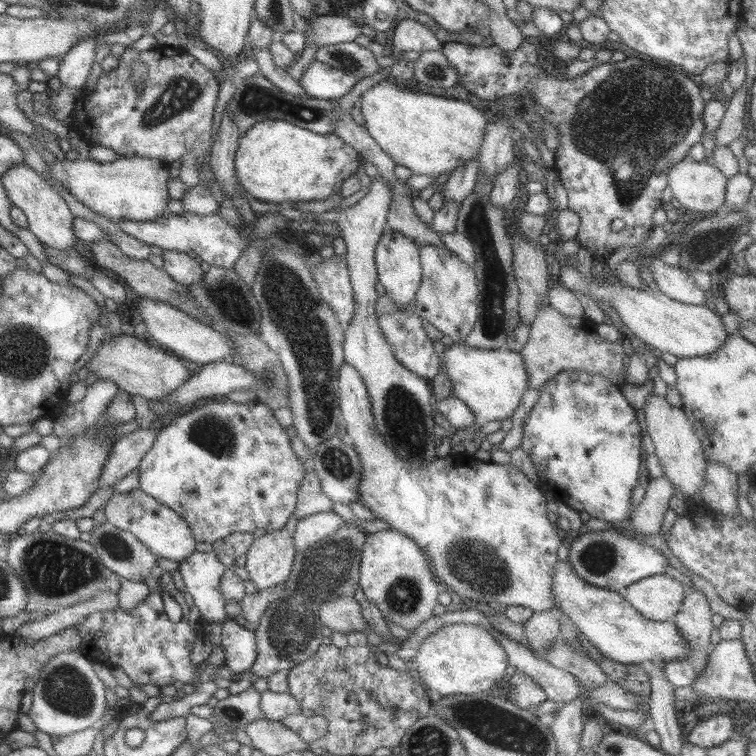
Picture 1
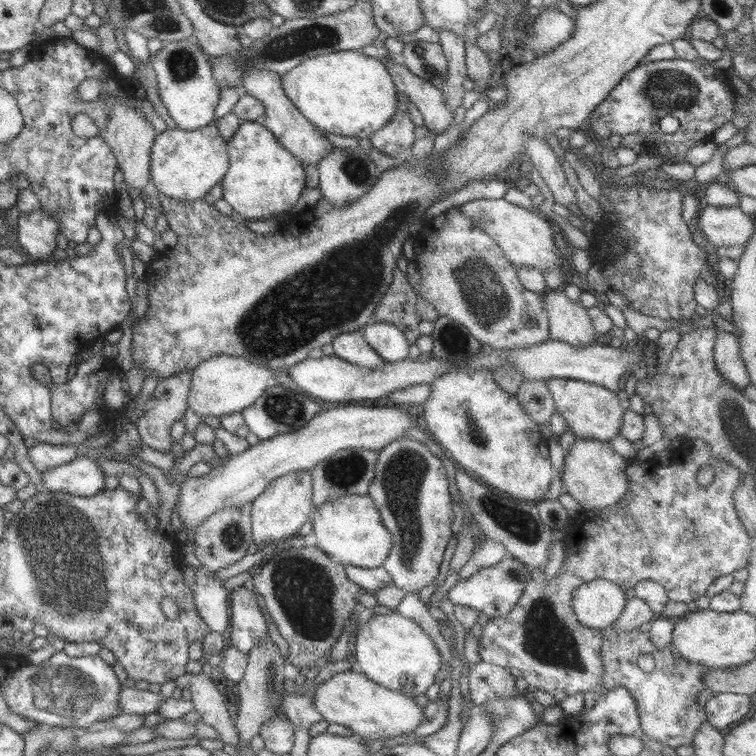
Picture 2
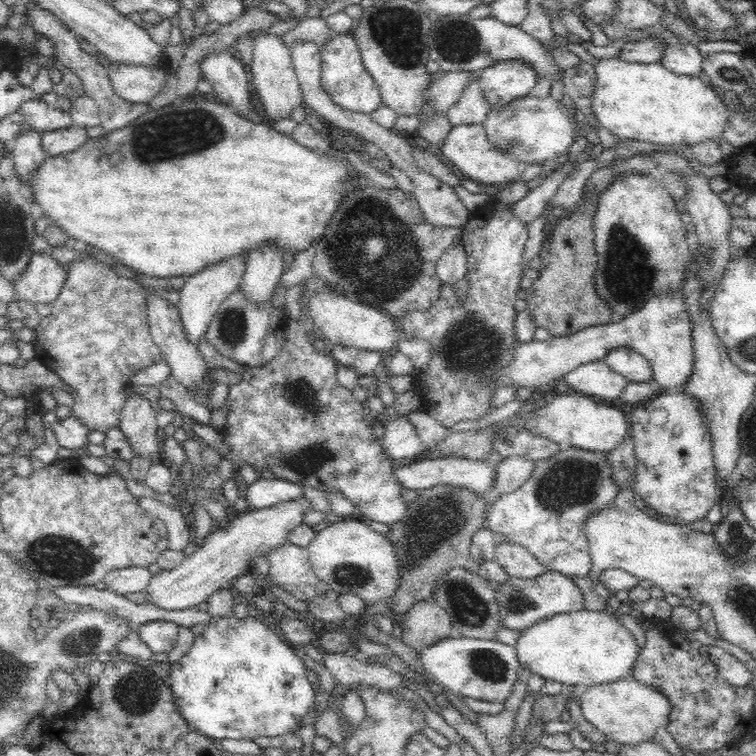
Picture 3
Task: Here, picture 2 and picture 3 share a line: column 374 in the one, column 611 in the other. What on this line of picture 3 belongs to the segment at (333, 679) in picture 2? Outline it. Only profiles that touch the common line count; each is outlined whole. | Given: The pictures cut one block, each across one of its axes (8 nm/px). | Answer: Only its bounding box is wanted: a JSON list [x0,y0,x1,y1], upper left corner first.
[579,678,672,745]

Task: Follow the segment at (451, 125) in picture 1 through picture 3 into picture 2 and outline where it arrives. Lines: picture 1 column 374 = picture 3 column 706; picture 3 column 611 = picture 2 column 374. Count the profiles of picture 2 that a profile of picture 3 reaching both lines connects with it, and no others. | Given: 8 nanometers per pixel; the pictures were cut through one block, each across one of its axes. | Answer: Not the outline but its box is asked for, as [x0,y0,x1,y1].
[279,51,397,138]

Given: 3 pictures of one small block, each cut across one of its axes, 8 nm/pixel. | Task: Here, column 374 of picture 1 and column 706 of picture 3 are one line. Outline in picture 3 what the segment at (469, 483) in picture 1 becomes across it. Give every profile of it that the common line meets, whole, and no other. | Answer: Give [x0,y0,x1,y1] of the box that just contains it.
[632,390,724,525]

